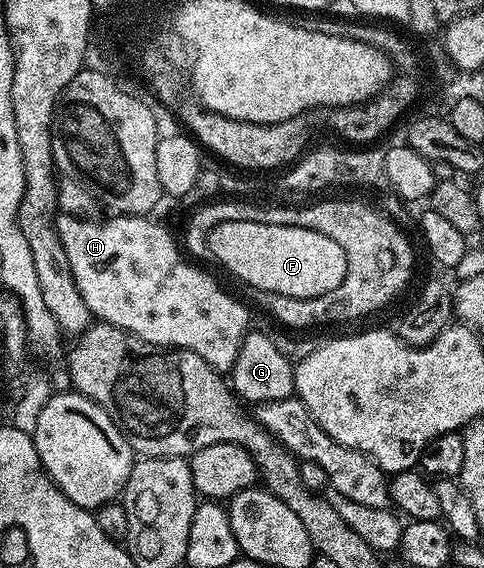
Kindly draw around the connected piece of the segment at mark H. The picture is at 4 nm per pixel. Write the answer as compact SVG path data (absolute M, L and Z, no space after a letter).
M63 215L57 221L59 238L65 247L65 255L69 255L75 285L92 315L100 322L116 325L154 345L193 351L217 370L231 370L243 338L249 332L246 307L237 298L230 297L209 274L186 265L170 231L151 221L155 219L150 216L111 215L108 221L99 220Z

